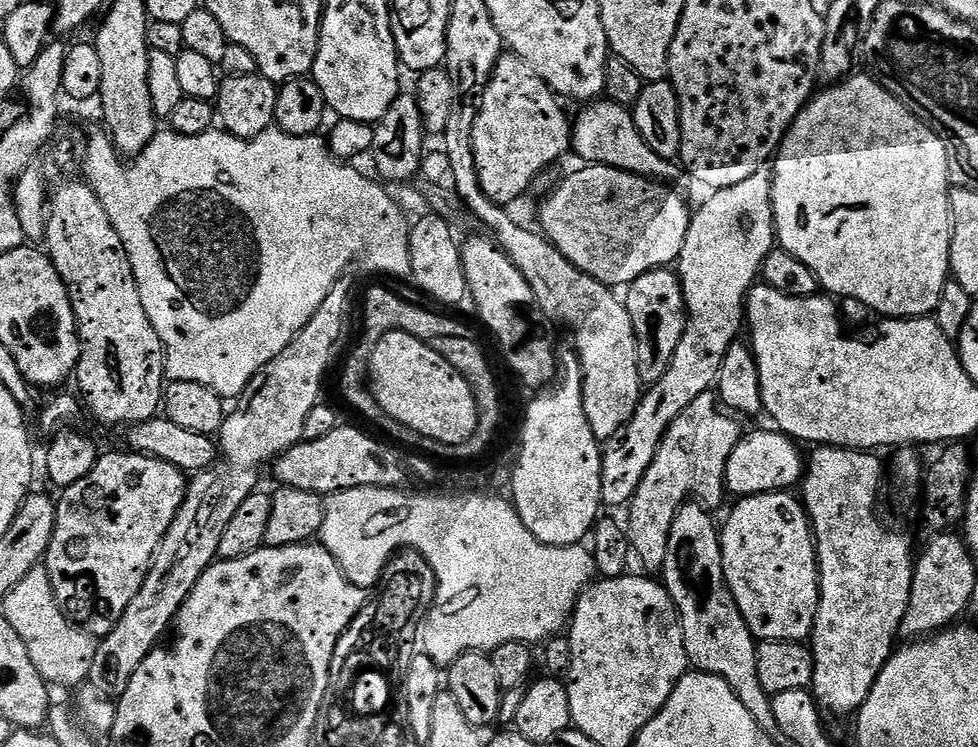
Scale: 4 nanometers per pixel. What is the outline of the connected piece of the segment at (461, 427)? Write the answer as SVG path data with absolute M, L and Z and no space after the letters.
M387 332L375 344L371 345L368 357L370 388L376 397L378 406L391 420L396 420L412 432L422 434L431 440L443 444L461 444L469 440L476 432L476 423L480 415L476 412L476 399L462 374L432 349L427 340L419 340L405 332Z

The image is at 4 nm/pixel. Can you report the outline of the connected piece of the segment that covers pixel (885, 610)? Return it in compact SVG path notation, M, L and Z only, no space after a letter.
M827 446L813 447L811 452L802 477L802 503L816 542L820 597L810 637L814 662L810 691L825 713L851 717L866 702L876 675L894 651L910 598L914 551L911 542L898 529L887 528L876 513L880 484L882 488L886 480L879 455Z

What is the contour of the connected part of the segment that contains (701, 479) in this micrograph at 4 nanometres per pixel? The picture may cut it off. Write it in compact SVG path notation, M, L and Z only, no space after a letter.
M707 391L698 394L686 410L678 413L661 436L660 445L640 485L626 505L626 531L631 551L635 559L637 556L649 568L649 573L659 573L663 569L664 551L675 509L689 498L695 498L705 508L716 510L726 497L724 464L742 435L739 422L721 407L711 391Z

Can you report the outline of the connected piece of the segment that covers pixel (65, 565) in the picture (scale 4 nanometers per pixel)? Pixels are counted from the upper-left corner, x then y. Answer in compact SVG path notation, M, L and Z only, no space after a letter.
M123 450L124 452L108 452L99 457L94 466L94 470L90 470L90 474L86 474L86 478L74 482L74 486L63 489L59 493L58 499L55 501L56 517L54 518L54 528L52 537L50 538L50 546L48 553L45 554L42 564L48 569L48 577L52 583L52 593L56 599L56 605L60 607L67 619L73 624L84 629L89 636L93 638L103 638L107 632L122 618L122 610L126 610L126 606L130 606L130 598L134 598L134 594L138 594L138 590L142 590L142 582L144 581L144 573L148 571L148 564L152 561L154 550L158 546L158 542L162 542L162 534L166 534L166 530L170 530L170 522L174 522L174 514L182 506L184 501L184 493L186 491L185 473L175 468L174 465L168 464L158 457L147 456L140 452L131 450Z

